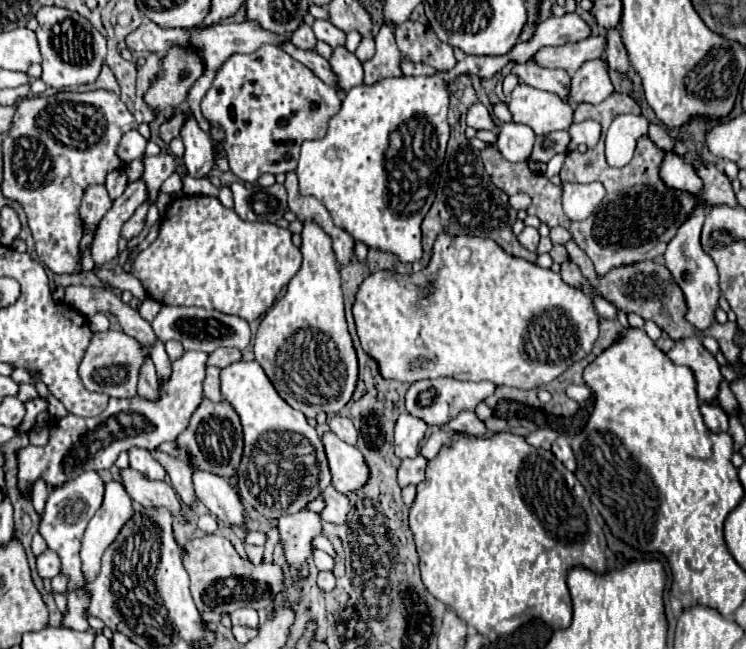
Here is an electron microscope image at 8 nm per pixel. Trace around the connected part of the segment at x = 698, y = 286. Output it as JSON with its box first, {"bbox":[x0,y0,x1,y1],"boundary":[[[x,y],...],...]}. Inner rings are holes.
{"bbox":[664,202,722,330],"boundary":[[[698,202],[694,206],[692,214],[688,216],[688,220],[684,224],[680,224],[676,236],[668,242],[668,248],[664,252],[666,268],[672,272],[672,278],[680,286],[680,290],[684,294],[684,300],[686,300],[688,310],[686,310],[684,320],[688,320],[698,330],[706,330],[716,322],[718,300],[720,300],[720,294],[722,294],[720,286],[718,286],[716,264],[700,246],[700,232],[702,232],[702,224],[706,220],[706,214],[708,214],[708,206],[704,202]]]}

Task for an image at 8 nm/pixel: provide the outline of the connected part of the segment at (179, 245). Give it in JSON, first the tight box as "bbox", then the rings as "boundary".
{"bbox":[132,194,302,322],"boundary":[[[182,194],[170,200],[170,204],[166,206],[158,238],[136,256],[132,274],[142,282],[148,296],[160,304],[200,306],[252,322],[260,318],[268,308],[272,308],[282,288],[300,270],[300,264],[302,252],[292,244],[290,230],[278,228],[276,224],[268,222],[246,222],[234,212],[234,208],[224,208],[218,198]]]}

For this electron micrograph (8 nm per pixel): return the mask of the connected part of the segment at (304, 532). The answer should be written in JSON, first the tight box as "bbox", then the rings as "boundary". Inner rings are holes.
{"bbox":[278,510,322,582],"boundary":[[[302,510],[296,516],[282,516],[278,520],[280,538],[288,566],[296,572],[296,582],[308,578],[308,556],[314,552],[312,540],[322,536],[322,518],[316,512]]]}

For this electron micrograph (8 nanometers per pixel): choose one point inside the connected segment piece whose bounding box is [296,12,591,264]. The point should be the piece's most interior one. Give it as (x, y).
(376, 169)

